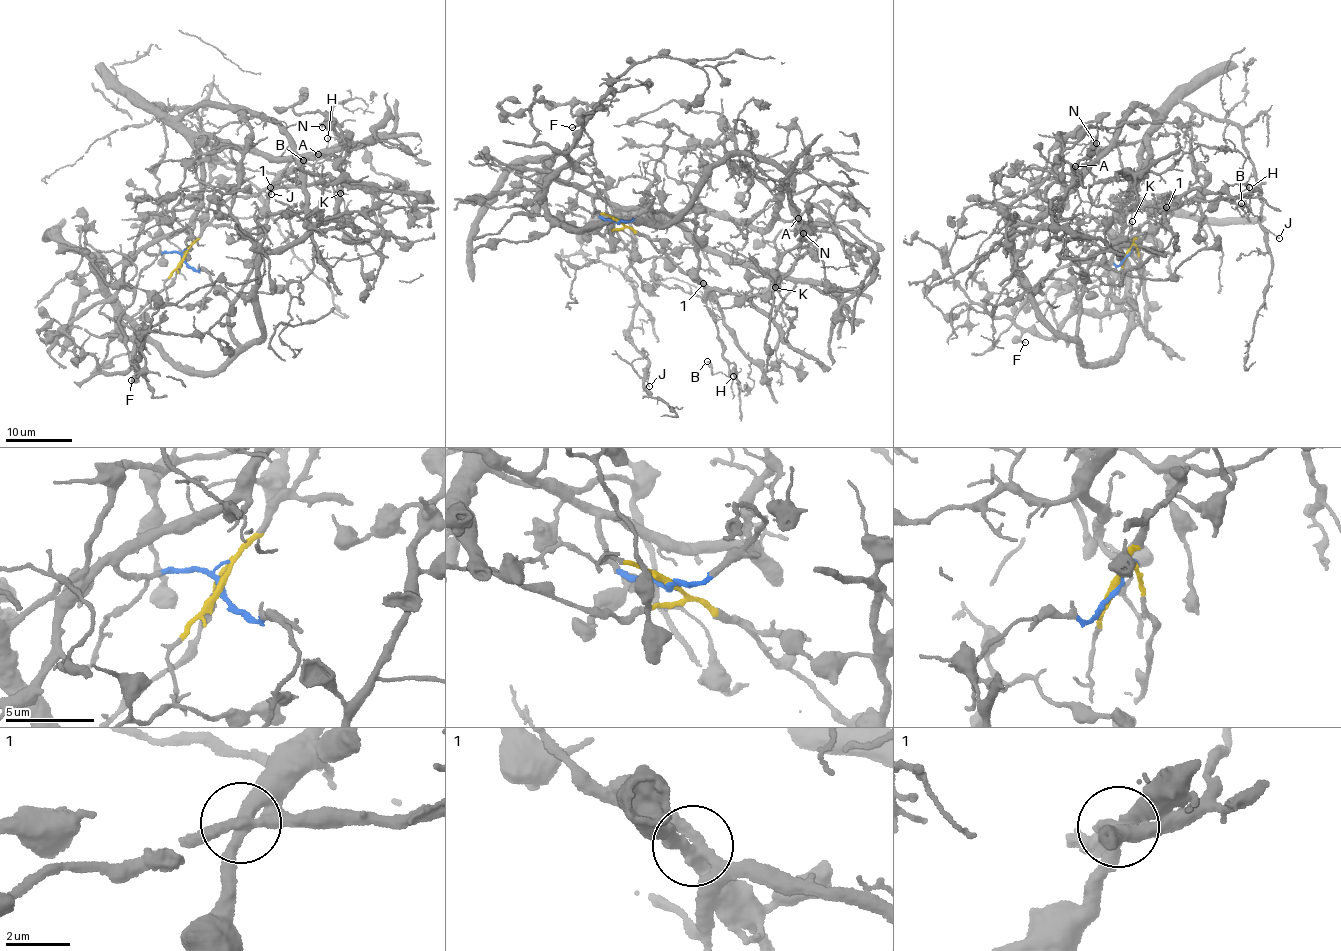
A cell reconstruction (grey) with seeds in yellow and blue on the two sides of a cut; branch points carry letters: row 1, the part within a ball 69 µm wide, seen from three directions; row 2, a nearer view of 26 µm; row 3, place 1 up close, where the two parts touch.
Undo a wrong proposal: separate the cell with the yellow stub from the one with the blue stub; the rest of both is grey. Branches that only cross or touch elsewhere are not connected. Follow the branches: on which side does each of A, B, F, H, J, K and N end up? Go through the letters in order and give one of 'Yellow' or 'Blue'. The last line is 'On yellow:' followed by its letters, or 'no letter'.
A: Blue
B: Yellow
F: Blue
H: Yellow
J: Blue
K: Blue
N: Blue
On yellow: B, H

